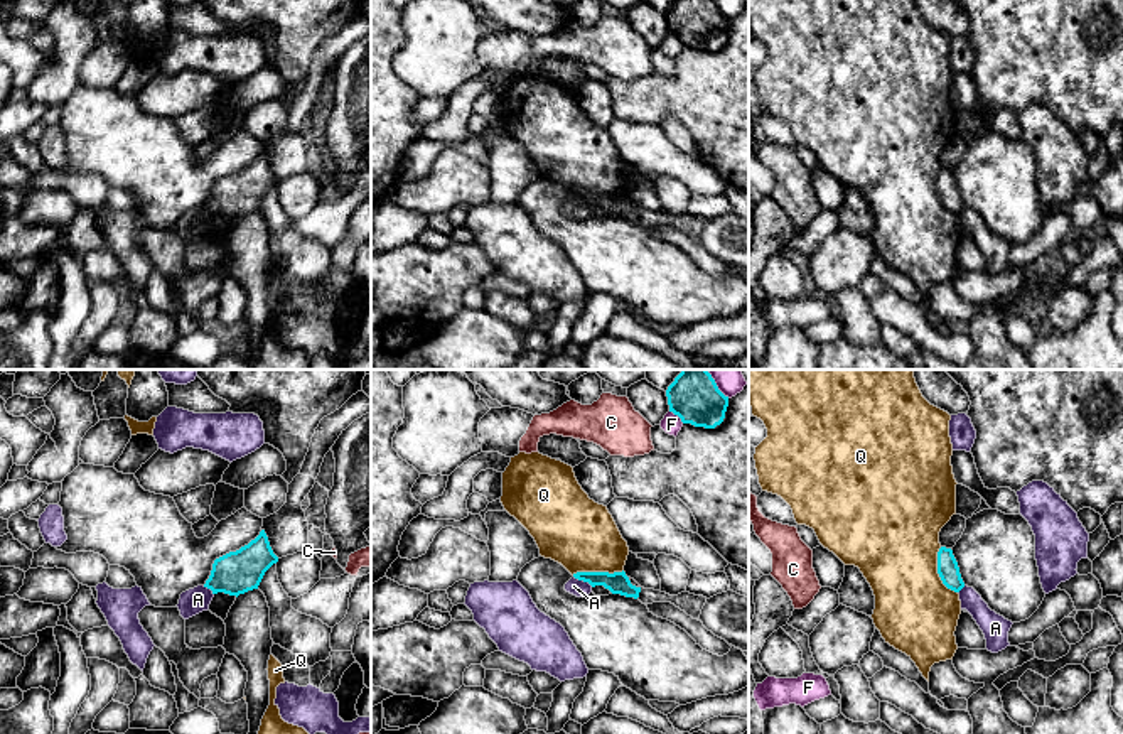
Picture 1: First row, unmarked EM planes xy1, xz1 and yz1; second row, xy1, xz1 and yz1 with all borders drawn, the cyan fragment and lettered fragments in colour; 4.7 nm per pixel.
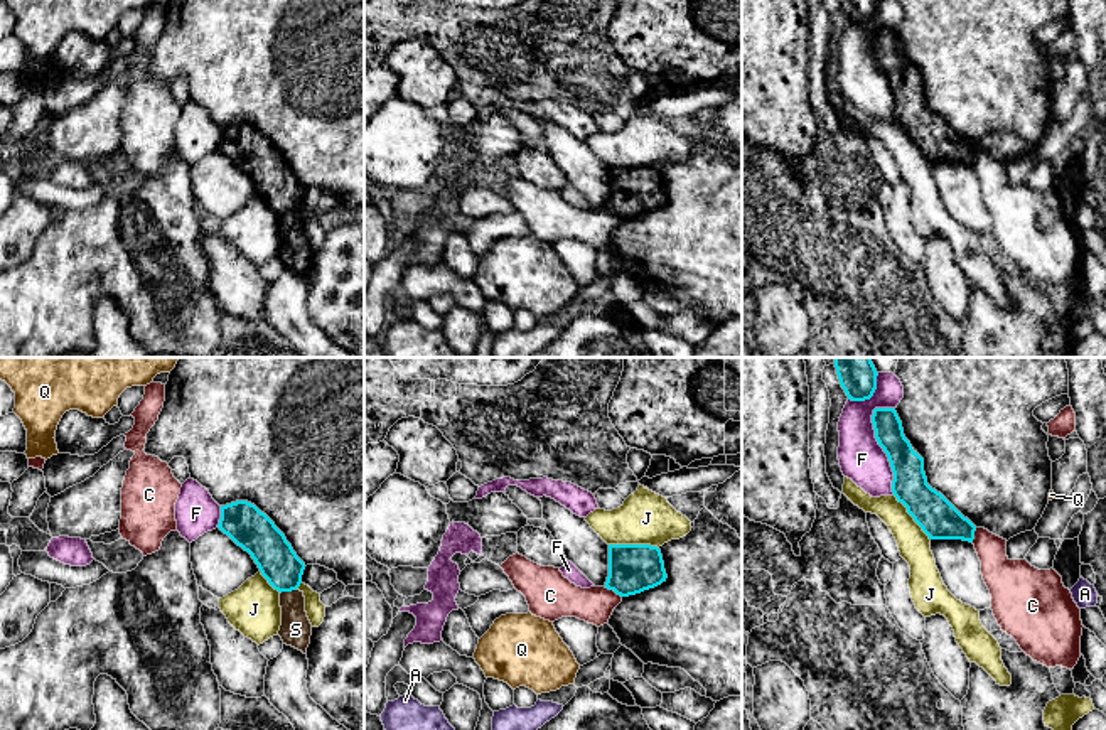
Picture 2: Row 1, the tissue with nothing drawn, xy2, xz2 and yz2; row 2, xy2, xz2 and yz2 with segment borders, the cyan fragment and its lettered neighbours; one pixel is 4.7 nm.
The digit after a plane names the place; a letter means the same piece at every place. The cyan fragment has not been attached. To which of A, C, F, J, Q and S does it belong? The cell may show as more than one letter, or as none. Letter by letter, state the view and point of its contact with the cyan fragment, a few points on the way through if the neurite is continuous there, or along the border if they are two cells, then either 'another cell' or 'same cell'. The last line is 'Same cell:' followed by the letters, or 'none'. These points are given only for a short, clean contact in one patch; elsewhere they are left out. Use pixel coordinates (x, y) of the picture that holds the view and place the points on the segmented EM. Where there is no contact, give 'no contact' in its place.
A: meets cyan in xz1 at (584, 581); border along xz1 (574, 576), (592, 586); another cell
C: meets cyan in xz2 at (612, 589); another cell
F: meets cyan in yz2 at (884, 450); another cell
J: meets cyan in xz2 at (634, 545); another cell
Q: meets cyan in xz1 at (597, 572); another cell
S: meets cyan in xy2 at (287, 590); runs through xy2 (279, 563), (287, 579), (287, 590), (292, 601), (295, 629); same cell
Same cell: S

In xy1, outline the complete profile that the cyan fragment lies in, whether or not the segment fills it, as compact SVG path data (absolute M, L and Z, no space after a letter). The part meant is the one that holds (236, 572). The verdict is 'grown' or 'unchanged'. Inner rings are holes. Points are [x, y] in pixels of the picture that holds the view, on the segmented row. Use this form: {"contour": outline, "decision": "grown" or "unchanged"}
{"contour": "M261 530L248 545L216 559L204 587L211 589L212 594L224 592L238 597L258 589L265 572L277 562L278 557Z", "decision": "unchanged"}

